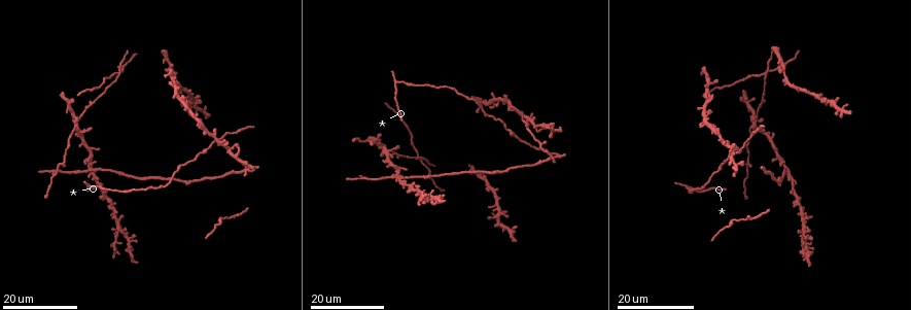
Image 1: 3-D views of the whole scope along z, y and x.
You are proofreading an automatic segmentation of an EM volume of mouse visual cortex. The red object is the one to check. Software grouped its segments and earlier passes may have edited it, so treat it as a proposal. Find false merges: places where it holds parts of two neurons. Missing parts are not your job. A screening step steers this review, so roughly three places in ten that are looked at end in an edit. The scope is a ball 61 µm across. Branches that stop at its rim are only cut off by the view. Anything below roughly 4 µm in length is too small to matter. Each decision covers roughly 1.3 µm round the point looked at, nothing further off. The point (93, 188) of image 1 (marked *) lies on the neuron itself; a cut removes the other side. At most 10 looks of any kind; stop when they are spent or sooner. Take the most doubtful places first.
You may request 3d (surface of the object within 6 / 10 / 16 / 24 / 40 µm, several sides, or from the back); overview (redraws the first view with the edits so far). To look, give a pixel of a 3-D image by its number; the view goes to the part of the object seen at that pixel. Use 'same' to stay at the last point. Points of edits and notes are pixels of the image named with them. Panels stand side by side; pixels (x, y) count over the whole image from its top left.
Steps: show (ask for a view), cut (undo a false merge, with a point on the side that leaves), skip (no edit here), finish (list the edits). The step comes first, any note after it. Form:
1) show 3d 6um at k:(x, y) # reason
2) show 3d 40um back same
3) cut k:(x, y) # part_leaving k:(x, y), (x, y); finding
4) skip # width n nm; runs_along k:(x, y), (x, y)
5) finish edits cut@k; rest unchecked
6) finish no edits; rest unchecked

show 3d 24um at 1:(384, 147) # branch point

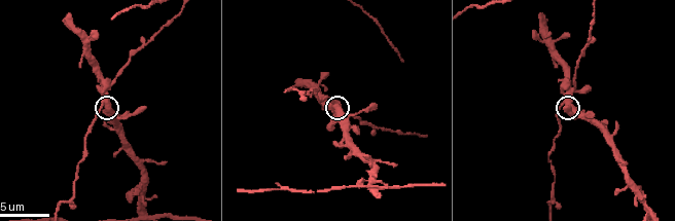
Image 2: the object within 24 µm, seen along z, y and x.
show 3d 10um at 2:(104, 103)

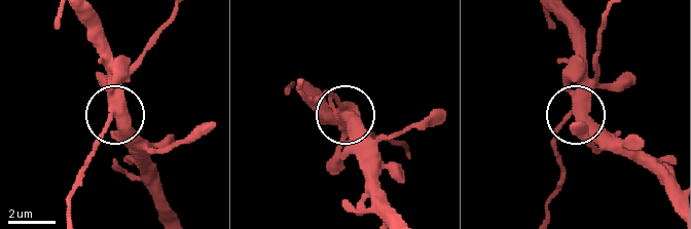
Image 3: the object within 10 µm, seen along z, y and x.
skip # runs_along 3:(168, 200), (146, 148), (118, 118), (92, 152); continuous, no second neuron

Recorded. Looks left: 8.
show 3d 16um at 1:(114, 73) # three-way junction

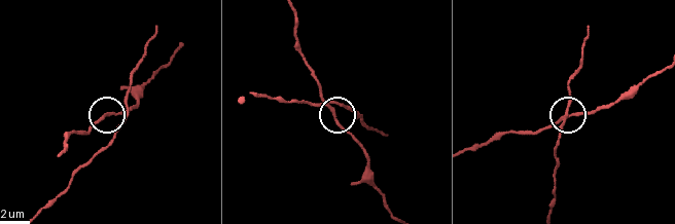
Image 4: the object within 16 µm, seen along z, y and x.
show 3d 6um at 4:(99, 120) # zoom in

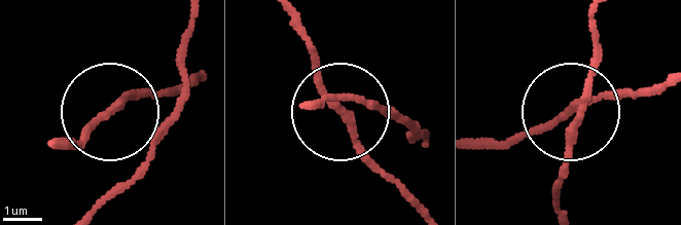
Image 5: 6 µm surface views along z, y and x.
show 3d 6um back at 5:(576, 109) # other side

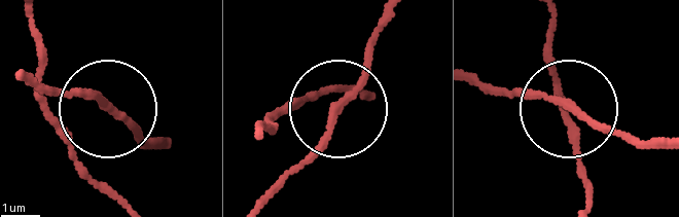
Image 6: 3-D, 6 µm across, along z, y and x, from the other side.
skip # runs_along 6:(592, 200), (575, 111), (647, 147); continuous, no second neuron

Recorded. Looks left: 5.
show 3d 16um at 1:(116, 230) # four or more arms meet

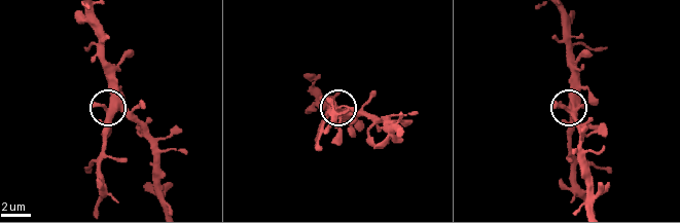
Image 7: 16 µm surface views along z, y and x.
show 3d 10um at 7:(118, 112)

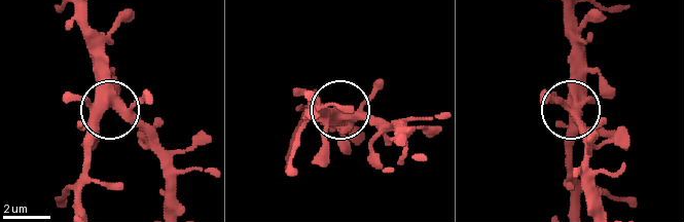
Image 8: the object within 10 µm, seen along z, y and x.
skip # arms 5; runs_along 8:(563, 16), (569, 40), (569, 161); continuous, no second neuron

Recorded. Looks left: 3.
show 3d 24um at 1:(210, 146)

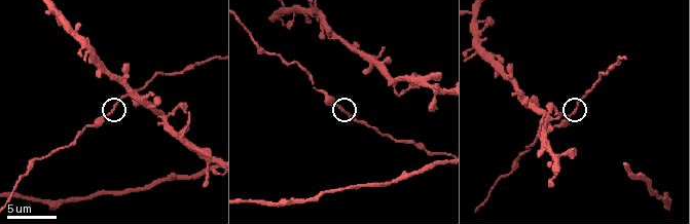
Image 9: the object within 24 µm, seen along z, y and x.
show 3d 6um at 9:(571, 113)

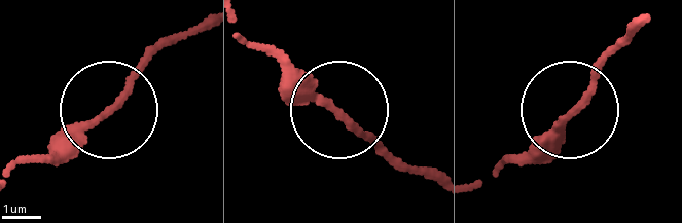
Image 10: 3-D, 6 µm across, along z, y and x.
skip # runs_along 10:(482, 180), (523, 154), (617, 49); all the same neuron

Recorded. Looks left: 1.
show 3d 10um at 2:(373, 194) # four or more arms meet

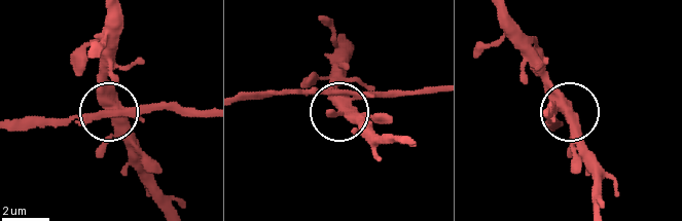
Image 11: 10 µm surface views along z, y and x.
cut 11:(162, 104) # part_leaving 11:(130, 112), (204, 113); two neurons meet here

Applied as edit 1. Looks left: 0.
finish edits cut@11; rest unchecked

